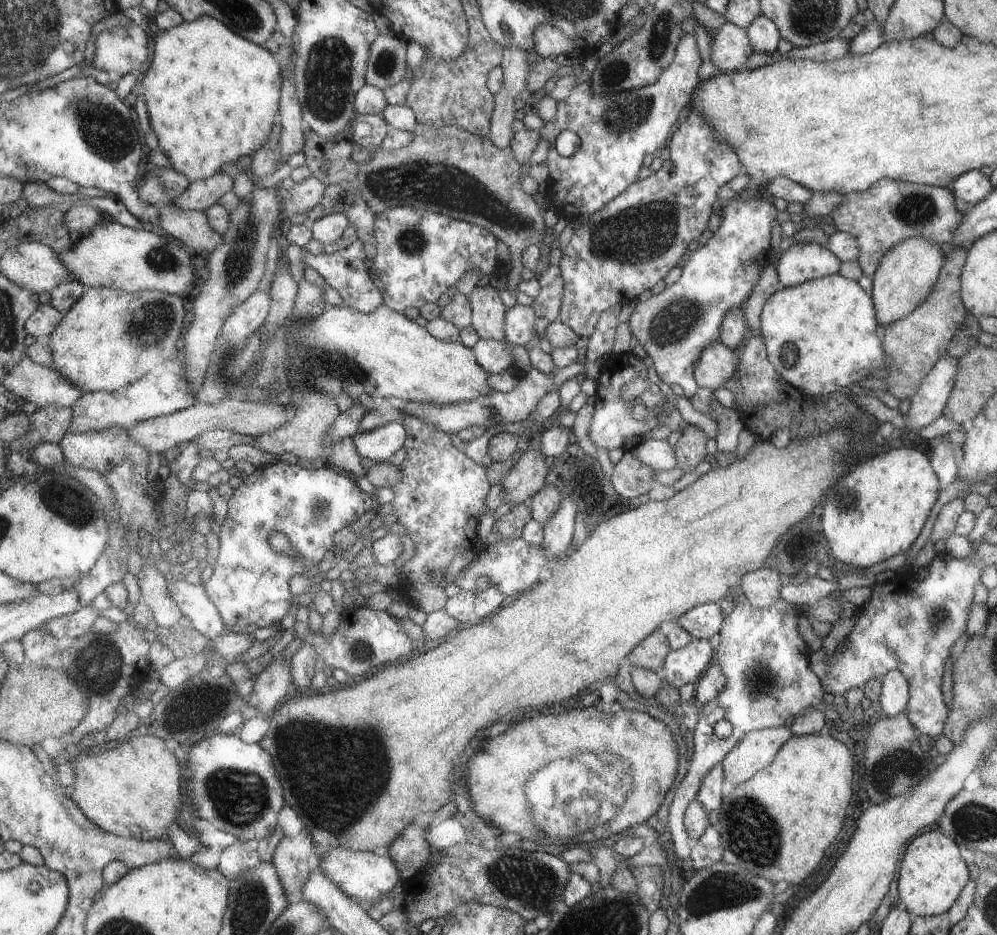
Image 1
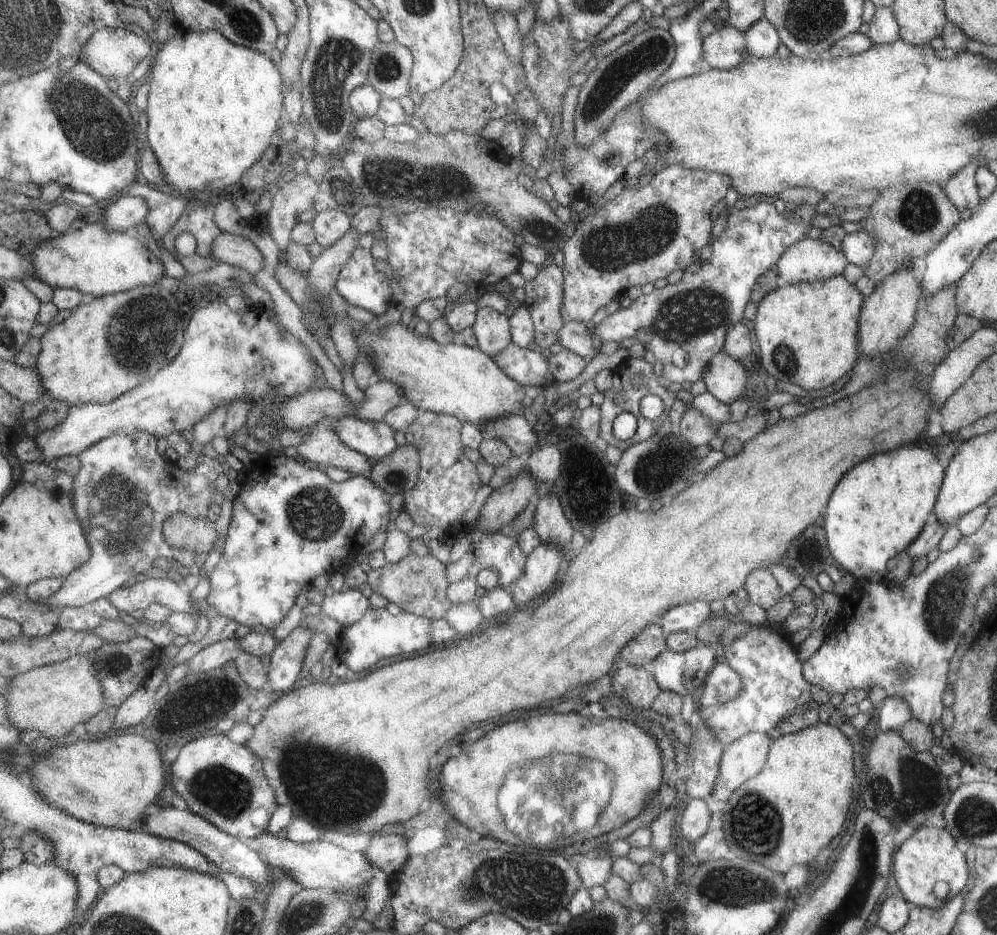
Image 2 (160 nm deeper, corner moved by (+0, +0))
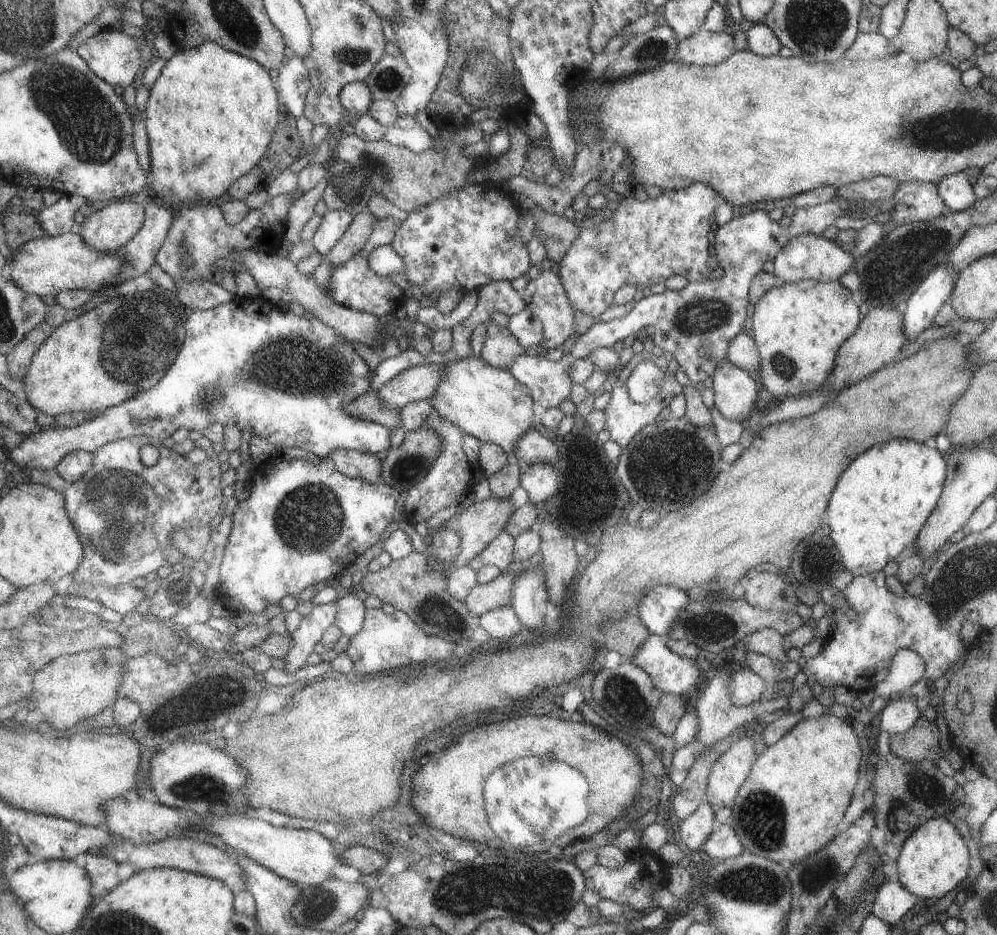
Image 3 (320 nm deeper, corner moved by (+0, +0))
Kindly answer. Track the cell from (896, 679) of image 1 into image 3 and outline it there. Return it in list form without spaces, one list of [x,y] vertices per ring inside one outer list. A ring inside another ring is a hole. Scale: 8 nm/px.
[[[891,699],[879,711],[879,730],[894,735],[907,730],[921,716],[914,700]]]

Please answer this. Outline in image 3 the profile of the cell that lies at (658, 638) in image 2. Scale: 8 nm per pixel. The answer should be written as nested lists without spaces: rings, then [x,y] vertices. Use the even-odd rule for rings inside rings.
[[[637,611],[629,613],[620,621],[607,625],[603,630],[604,645],[621,654],[623,661],[631,662],[633,657],[643,649],[652,632],[643,622]]]

